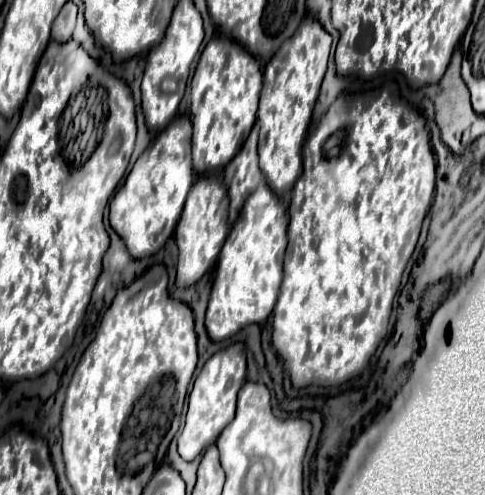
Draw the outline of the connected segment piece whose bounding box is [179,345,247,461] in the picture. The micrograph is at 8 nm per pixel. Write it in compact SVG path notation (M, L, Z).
M241 345L229 347L227 351L219 351L213 359L205 363L189 395L187 423L183 433L179 435L179 455L185 461L193 461L199 453L203 453L209 445L213 445L219 433L227 427L227 423L233 421L237 393L245 383L245 371L247 371L247 365L245 365L245 355L241 351Z

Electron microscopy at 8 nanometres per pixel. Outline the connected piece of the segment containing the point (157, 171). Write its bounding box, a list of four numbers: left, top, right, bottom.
[109,117,195,259]

